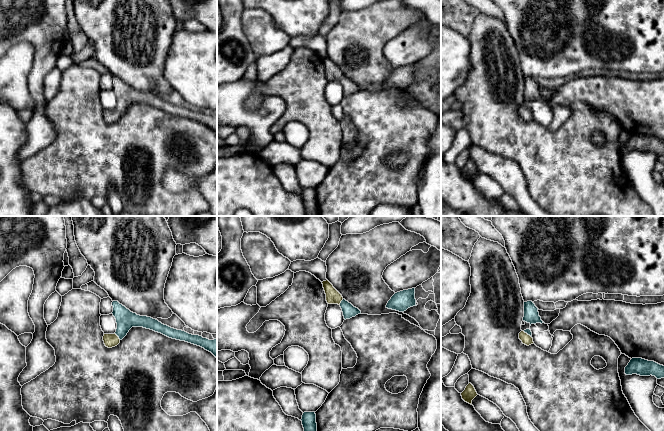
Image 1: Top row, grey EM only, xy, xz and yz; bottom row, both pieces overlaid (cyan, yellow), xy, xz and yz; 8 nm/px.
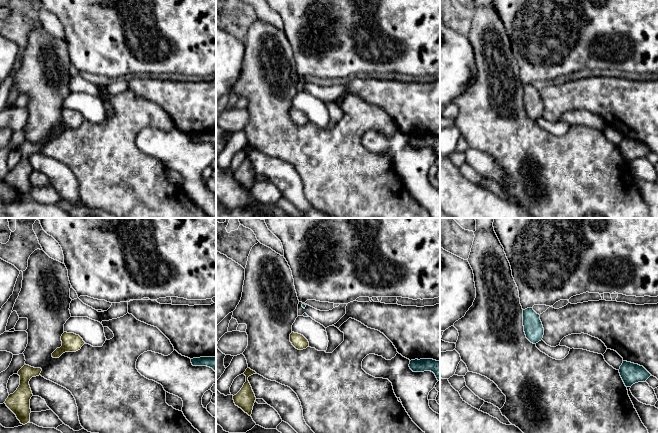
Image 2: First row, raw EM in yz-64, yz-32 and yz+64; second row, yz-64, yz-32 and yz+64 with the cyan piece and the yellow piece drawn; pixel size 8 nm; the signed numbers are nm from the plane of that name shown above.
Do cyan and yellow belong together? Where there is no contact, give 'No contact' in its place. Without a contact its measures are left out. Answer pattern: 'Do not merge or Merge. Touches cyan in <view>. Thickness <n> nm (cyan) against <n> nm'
Merge. Touches cyan in xy. Thickness 160 nm (cyan) against 110 nm

